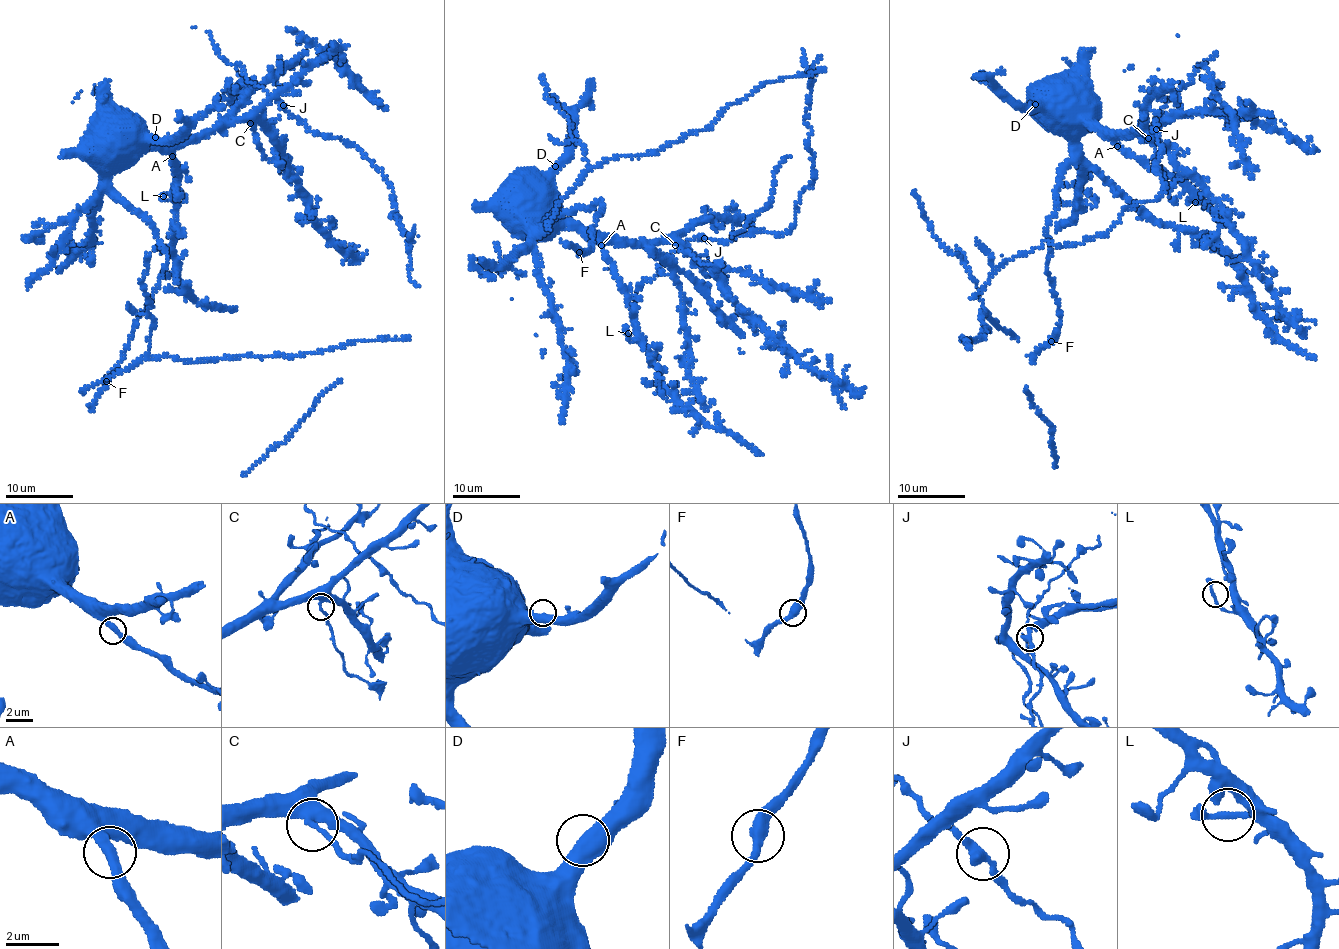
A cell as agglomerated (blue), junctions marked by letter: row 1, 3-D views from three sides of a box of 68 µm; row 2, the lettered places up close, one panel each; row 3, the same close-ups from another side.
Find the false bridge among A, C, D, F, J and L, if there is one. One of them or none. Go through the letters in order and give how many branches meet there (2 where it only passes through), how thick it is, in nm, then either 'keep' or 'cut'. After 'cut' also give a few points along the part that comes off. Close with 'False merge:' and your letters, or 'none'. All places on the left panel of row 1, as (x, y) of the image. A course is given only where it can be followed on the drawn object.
A: 2 branches meet; 400 nm thick; keep
C: 2 branches meet; 320 nm thick; cut; foreign part runs (250, 124), (263, 155), (276, 164), (283, 162)
D: 2 branches meet; 500 nm thick; keep
F: 2 branches meet; 440 nm thick; keep
J: 2 branches meet; 360 nm thick; keep
L: 2 branches meet; 220 nm thick; keep
False merge: C

